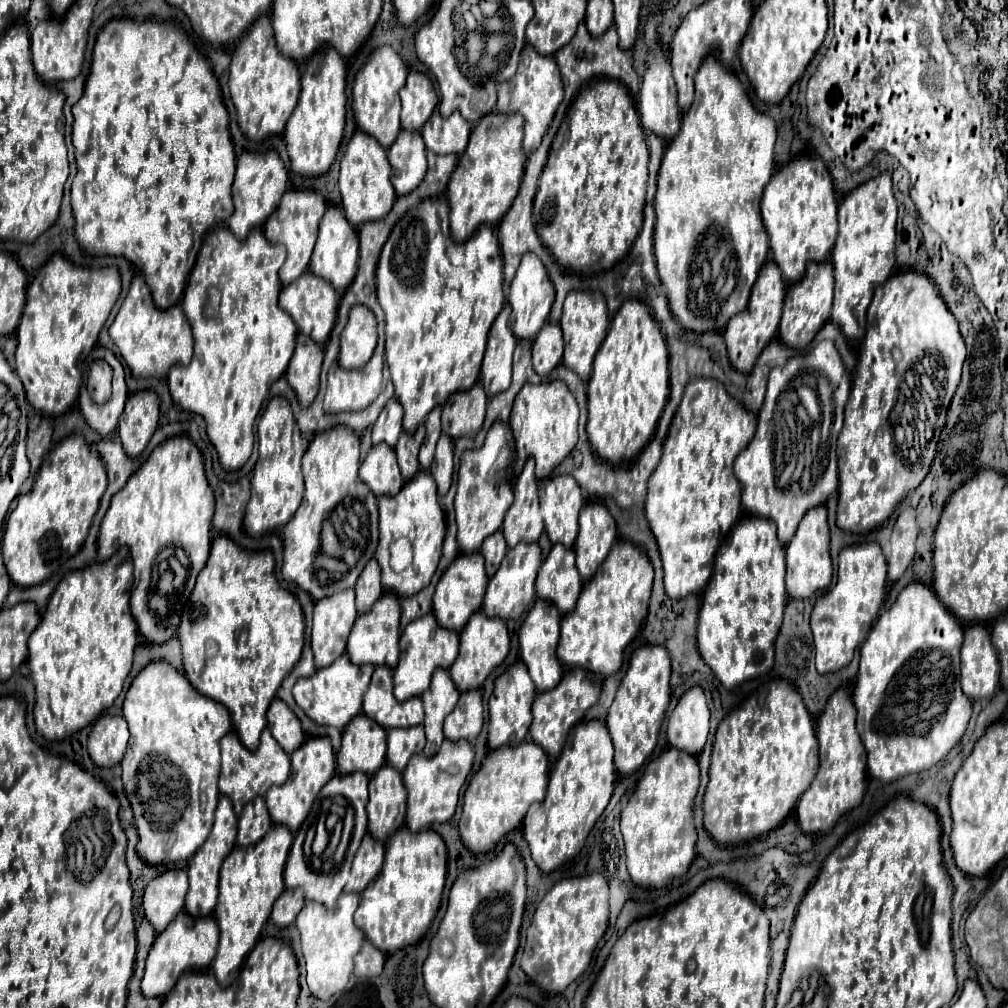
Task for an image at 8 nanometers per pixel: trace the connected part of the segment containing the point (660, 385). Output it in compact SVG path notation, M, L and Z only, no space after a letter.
M632 298L622 304L622 308L612 318L610 330L606 334L606 340L596 352L594 358L594 372L588 382L588 422L586 422L586 434L590 440L592 450L612 464L622 464L624 460L636 458L646 444L650 442L658 418L664 410L664 404L670 394L670 374L668 374L668 346L664 340L664 334L660 332L658 322L654 320L652 312L646 304Z

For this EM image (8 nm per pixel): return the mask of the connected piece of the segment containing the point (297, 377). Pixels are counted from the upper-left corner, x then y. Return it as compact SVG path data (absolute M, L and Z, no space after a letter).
M300 334L296 340L294 356L286 370L286 380L296 392L296 398L302 408L308 408L318 392L320 368L324 360L324 350L310 338Z

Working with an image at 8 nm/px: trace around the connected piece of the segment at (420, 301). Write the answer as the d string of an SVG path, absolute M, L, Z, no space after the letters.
M428 198L410 210L390 232L376 268L378 302L386 314L386 364L390 368L394 396L404 408L404 430L416 432L436 406L452 392L472 388L480 374L486 338L492 322L502 312L506 296L502 290L502 254L492 228L484 226L464 244L456 244L448 232L448 204Z

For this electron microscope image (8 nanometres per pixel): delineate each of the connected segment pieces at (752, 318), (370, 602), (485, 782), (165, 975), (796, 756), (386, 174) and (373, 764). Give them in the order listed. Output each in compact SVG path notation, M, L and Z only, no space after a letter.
M766 262L750 296L748 306L738 312L736 316L730 318L724 338L726 338L726 346L728 346L728 358L730 364L738 370L738 372L750 372L754 368L756 358L760 356L760 352L766 348L766 344L776 336L780 318L782 318L782 302L784 302L784 278L780 268L776 268L774 262Z
M372 558L368 562L368 568L364 568L364 572L360 574L360 580L356 582L356 608L358 608L358 612L360 614L368 612L382 594L384 594L384 590L380 584L380 566Z
M526 740L524 744L516 748L498 748L496 752L490 752L486 760L482 762L480 772L474 774L472 782L466 788L464 794L464 812L458 822L460 838L462 844L472 852L472 854L488 854L496 850L498 842L512 830L518 830L522 826L522 820L528 812L528 808L534 802L542 802L546 796L546 786L548 786L548 756L546 752L534 744L532 740Z
M180 912L172 924L158 934L148 958L146 972L140 984L144 998L164 998L178 982L178 978L188 970L204 970L216 956L216 940L220 930L216 928L216 920L212 916L194 918L188 912Z
M774 680L764 704L750 700L718 726L710 782L702 798L704 828L716 844L738 844L778 828L818 772L818 740L812 718L792 684Z
M356 132L344 152L344 158L340 162L340 192L342 192L342 206L344 206L344 214L348 218L348 222L358 228L370 220L380 220L384 218L394 202L396 202L396 192L392 188L390 182L390 174L392 174L392 166L388 164L386 158L386 150L380 148L378 140L364 134L364 132Z
M360 714L342 732L342 748L336 754L338 774L364 772L374 776L386 762L386 728Z

